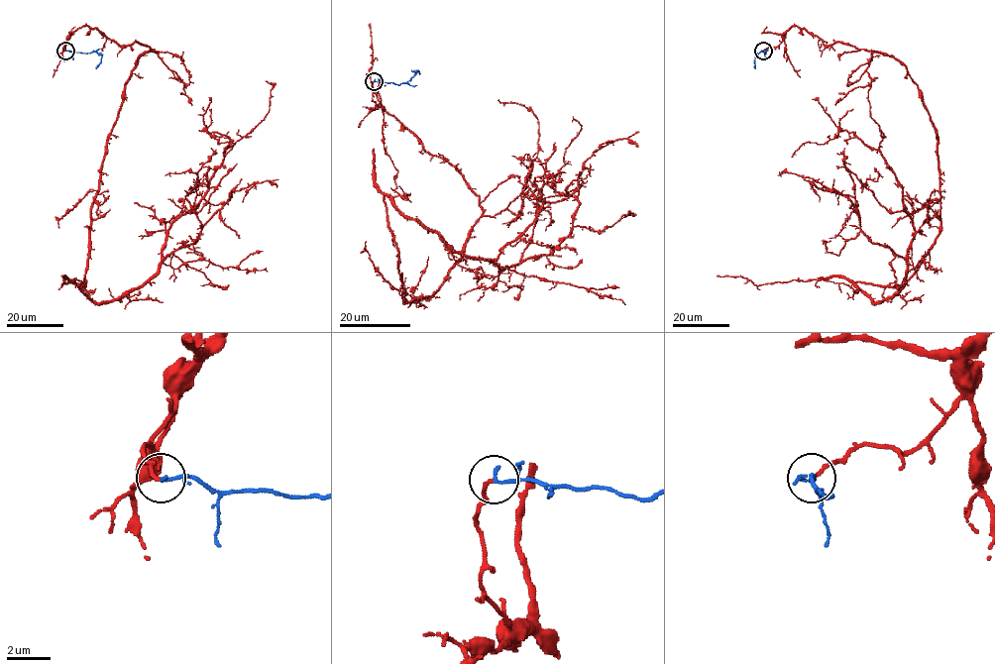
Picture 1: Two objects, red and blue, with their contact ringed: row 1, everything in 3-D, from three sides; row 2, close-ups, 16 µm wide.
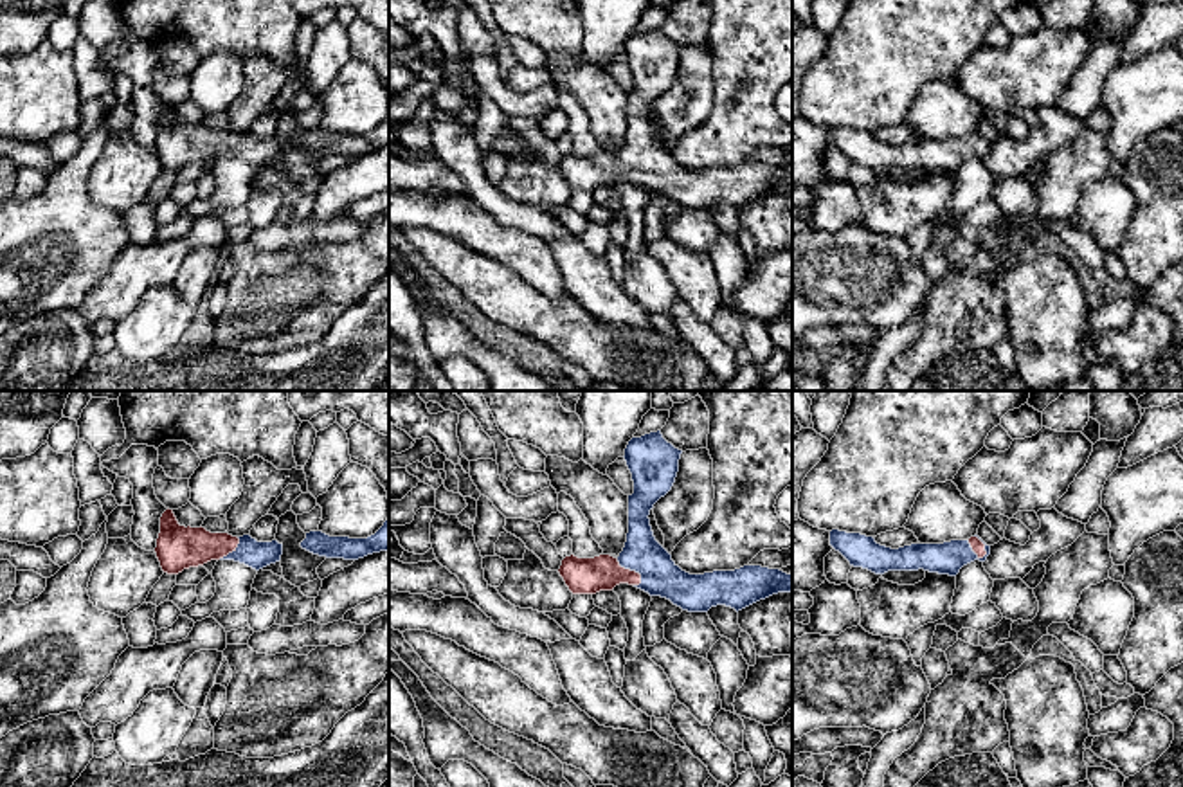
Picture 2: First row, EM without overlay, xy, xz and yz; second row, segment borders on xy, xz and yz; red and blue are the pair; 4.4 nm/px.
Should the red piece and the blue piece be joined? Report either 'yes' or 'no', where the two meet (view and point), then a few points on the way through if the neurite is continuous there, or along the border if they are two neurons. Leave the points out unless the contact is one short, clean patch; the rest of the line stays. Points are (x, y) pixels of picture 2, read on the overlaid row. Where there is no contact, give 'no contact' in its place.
yes; contact yz (984, 548); way yz (976, 544), (984, 548), (982, 557), (946, 559)

